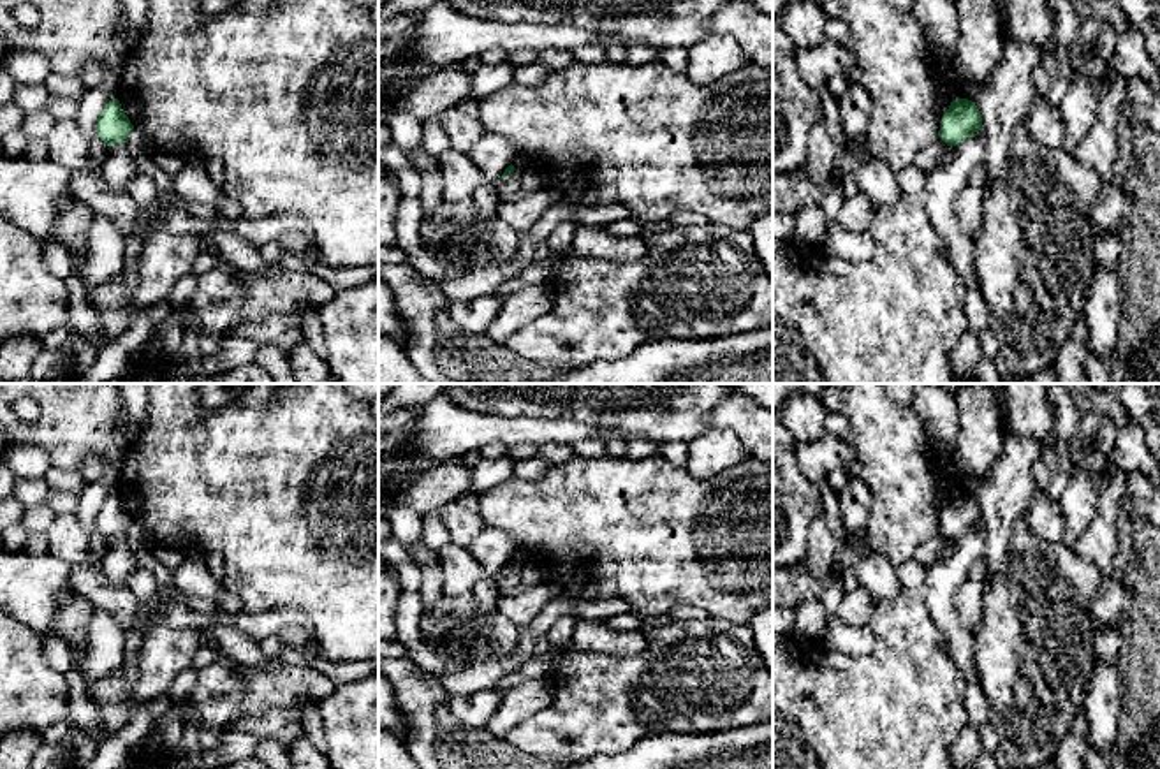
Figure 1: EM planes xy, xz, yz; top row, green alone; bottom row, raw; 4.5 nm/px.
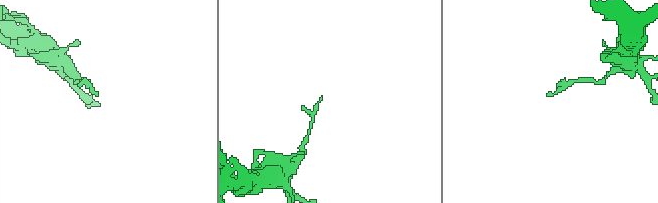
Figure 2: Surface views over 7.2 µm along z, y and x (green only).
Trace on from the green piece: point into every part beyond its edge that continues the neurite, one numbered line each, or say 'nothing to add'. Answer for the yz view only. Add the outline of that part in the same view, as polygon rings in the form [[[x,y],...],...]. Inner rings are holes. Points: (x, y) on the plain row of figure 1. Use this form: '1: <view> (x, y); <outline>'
nothing to add

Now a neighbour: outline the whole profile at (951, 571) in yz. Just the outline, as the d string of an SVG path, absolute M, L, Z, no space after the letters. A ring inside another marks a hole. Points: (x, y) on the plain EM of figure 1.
M975 530L956 540L947 540L945 554L928 570L924 581L929 614L945 634L951 655L966 683L979 677L975 648L973 635L959 621L954 593L968 581L970 568L975 560L982 558L982 553L984 537Z

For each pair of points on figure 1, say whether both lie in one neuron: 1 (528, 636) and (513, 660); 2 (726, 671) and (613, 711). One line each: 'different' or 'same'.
1: same
2: same

